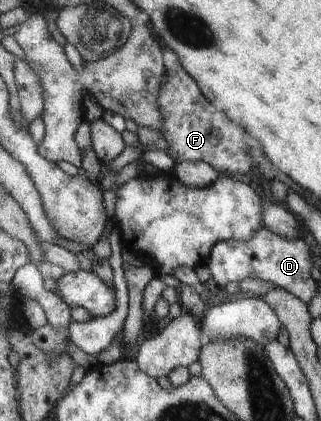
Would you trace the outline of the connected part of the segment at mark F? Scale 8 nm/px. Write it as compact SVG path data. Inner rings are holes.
M175 66L173 70L166 70L165 82L158 96L158 105L162 114L163 124L161 132L169 143L168 154L175 163L183 161L203 161L210 164L218 172L231 174L252 174L253 159L247 154L247 146L241 140L245 132L243 126L236 121L231 122L228 114L219 112L216 105L211 106L209 97L201 94L200 85L195 84L187 70Z

